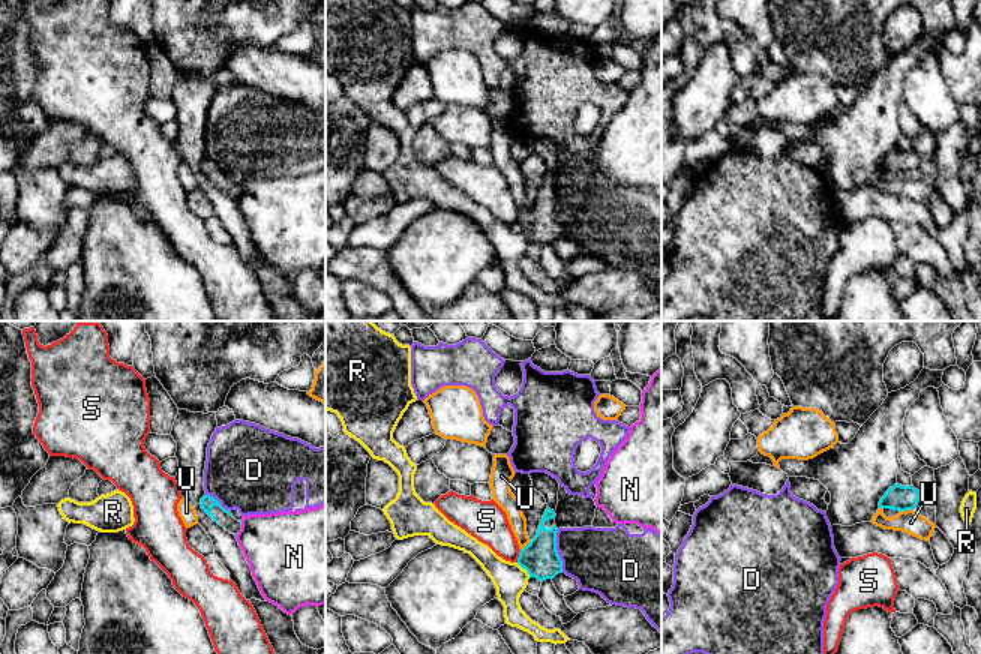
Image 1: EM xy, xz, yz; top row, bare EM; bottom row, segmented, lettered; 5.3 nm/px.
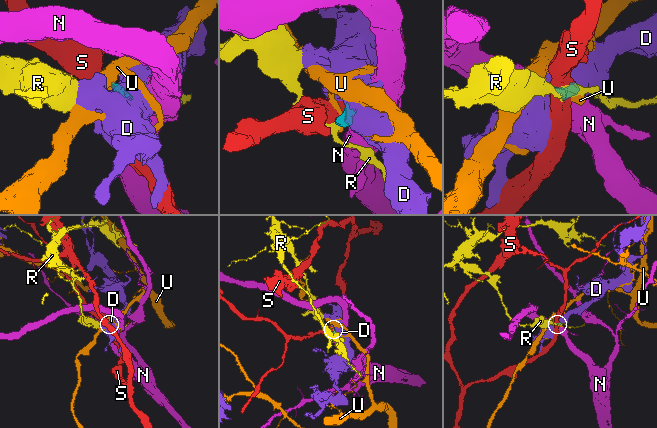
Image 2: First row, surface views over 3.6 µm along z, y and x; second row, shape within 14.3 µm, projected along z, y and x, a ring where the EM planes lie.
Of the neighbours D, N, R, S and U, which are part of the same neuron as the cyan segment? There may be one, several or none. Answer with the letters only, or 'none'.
none

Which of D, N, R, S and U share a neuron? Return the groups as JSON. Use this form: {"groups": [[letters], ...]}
{"groups": [["D"], ["N"], ["R"], ["S"], ["U"]]}

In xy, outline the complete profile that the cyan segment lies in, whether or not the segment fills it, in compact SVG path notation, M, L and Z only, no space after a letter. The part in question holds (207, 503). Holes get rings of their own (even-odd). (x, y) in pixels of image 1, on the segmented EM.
M204 495L201 498L201 508L220 526L224 526L231 534L237 536L242 530L242 520L236 520L230 510L224 508L220 502L210 496Z

